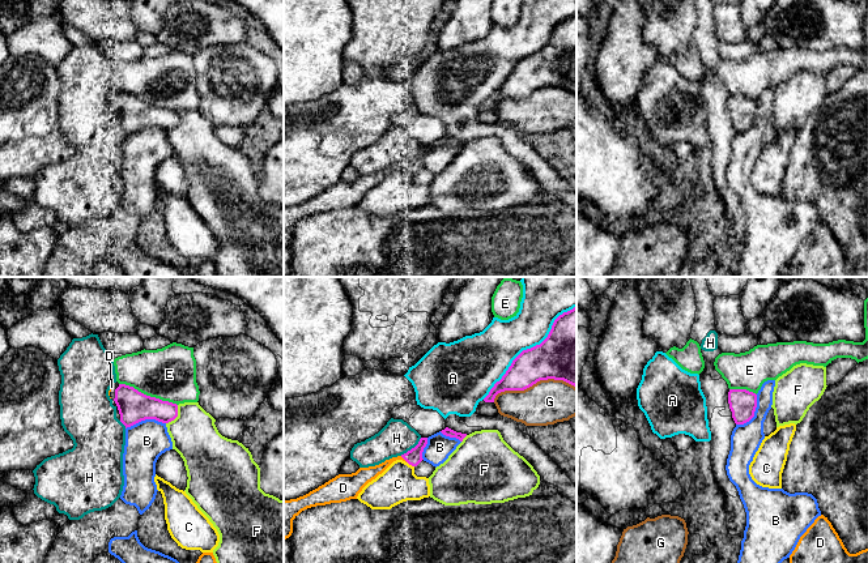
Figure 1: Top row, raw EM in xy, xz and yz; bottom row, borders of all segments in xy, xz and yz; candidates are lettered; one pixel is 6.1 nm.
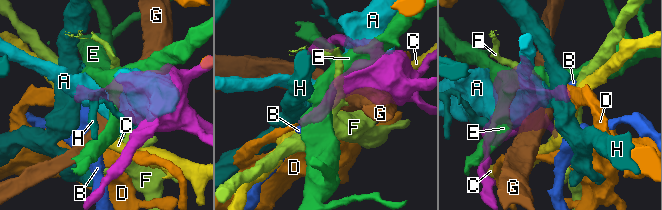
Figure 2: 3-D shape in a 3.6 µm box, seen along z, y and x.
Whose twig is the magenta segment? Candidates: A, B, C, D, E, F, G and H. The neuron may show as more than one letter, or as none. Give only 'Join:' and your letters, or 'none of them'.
Join: D

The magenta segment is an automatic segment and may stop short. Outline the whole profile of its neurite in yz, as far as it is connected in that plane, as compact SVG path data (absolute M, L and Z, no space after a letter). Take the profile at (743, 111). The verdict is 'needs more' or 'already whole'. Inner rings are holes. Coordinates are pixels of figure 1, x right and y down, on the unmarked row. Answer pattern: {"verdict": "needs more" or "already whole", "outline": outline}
{"verdict": "already whole", "outline": "M729 97L728 111L736 132L744 132L754 124L757 102L746 97Z"}

